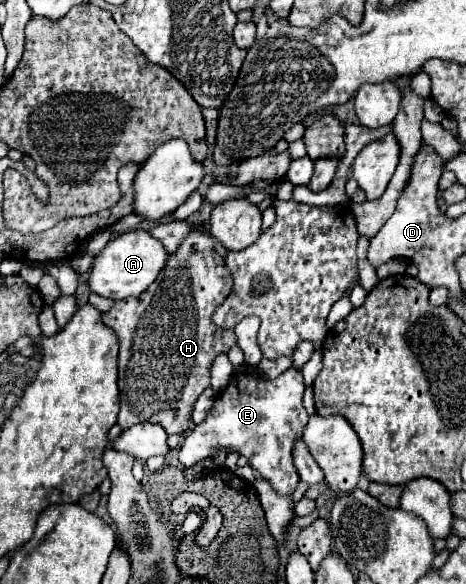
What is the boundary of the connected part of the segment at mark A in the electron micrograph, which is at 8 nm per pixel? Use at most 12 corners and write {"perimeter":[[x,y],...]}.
{"perimeter":[[148,231],[110,241],[88,285],[114,299],[138,297],[170,253]]}

